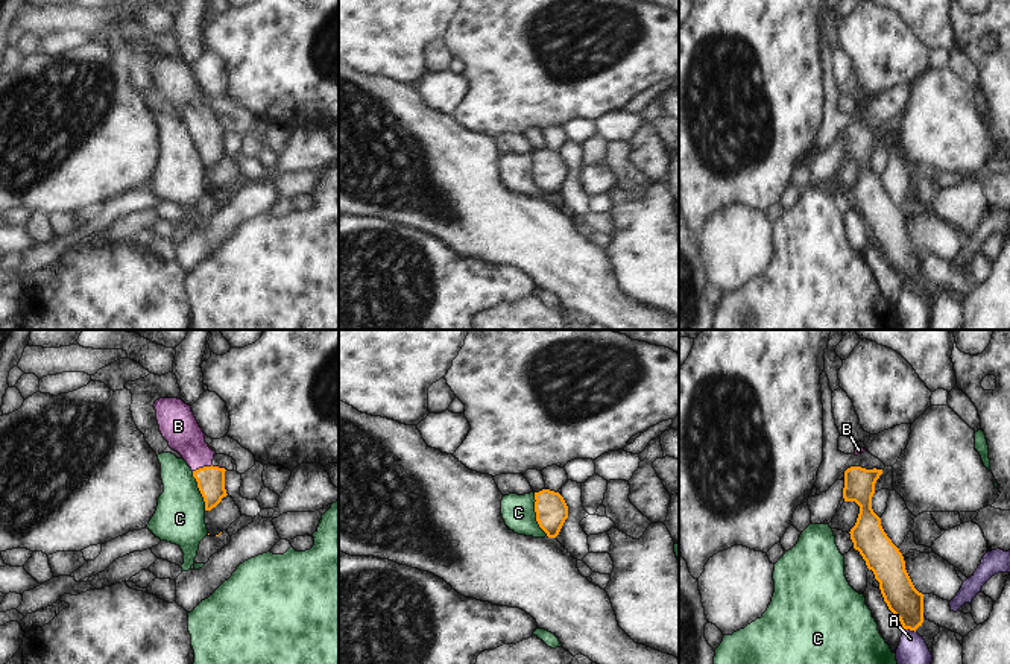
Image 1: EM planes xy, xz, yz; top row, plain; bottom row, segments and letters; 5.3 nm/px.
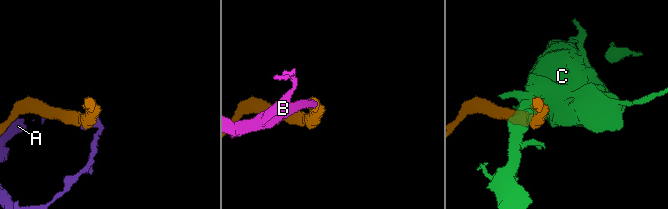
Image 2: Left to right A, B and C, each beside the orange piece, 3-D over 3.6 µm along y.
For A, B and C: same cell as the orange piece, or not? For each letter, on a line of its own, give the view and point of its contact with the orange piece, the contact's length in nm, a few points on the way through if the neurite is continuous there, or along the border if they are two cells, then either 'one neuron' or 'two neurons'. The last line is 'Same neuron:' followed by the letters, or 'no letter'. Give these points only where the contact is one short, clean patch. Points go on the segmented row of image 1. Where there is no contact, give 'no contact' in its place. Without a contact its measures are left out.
A: yz (910, 629) | 70 nm | two neurons
B: xy (202, 468) | 110 nm | across xy (210, 480), (202, 468), (199, 456), (179, 427) | one neuron
C: xz (536, 514) | 240 nm | two neurons
Same neuron: B

